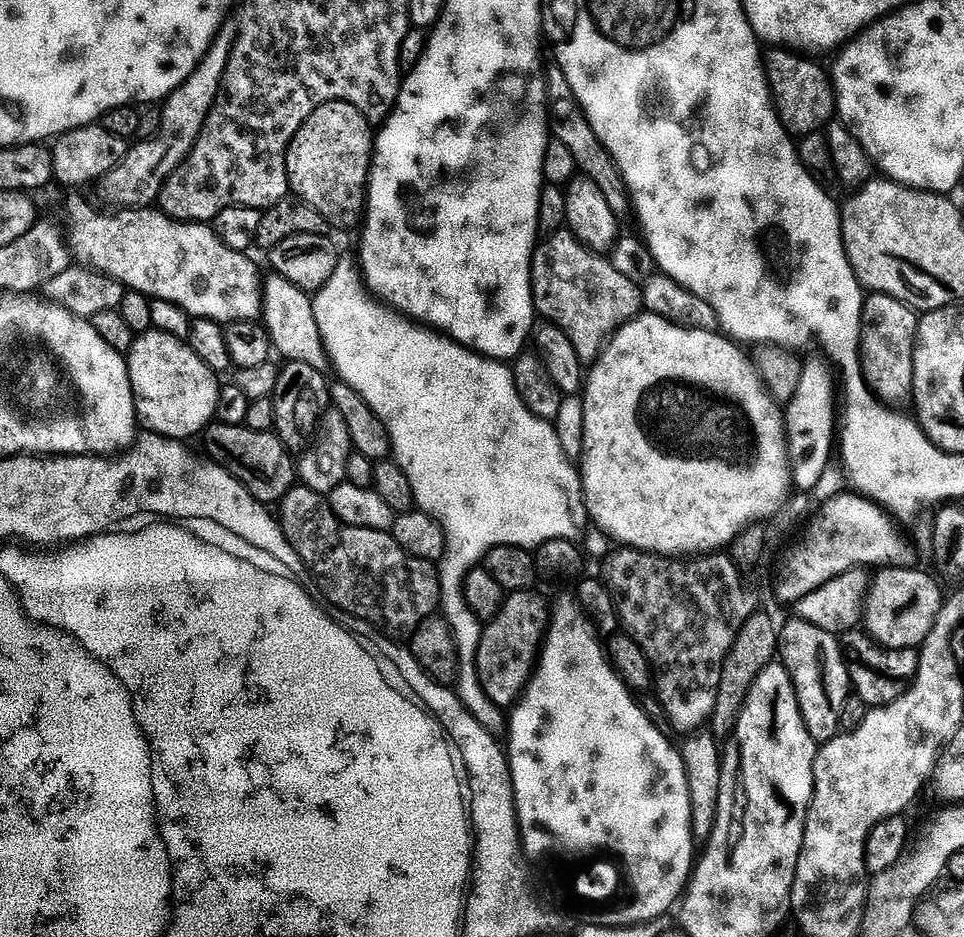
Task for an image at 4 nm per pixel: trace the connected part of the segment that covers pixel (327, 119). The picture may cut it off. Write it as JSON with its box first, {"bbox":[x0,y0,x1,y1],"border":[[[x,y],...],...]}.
{"bbox":[286,102,373,228],"border":[[[326,102],[306,118],[288,147],[286,170],[291,195],[310,205],[329,225],[348,228],[365,215],[373,155],[373,125],[346,102]]]}

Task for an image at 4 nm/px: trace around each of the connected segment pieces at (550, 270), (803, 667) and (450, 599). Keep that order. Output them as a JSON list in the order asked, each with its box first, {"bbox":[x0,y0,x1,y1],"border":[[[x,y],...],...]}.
[{"bbox":[532,230,642,362],"border":[[[561,230],[541,239],[532,253],[532,305],[547,323],[558,326],[578,350],[581,362],[595,362],[616,331],[636,319],[642,312],[641,285],[630,282],[612,265],[607,255],[599,254],[581,244],[571,231]]]},{"bbox":[778,618,850,746],"border":[[[793,618],[778,632],[778,656],[792,679],[800,713],[806,722],[806,730],[823,746],[840,732],[842,706],[850,694],[848,667],[844,651],[835,635],[819,629],[808,621]]]},{"bbox":[438,566,506,733],"border":[[[438,566],[438,575],[440,577],[440,602],[439,611],[444,617],[444,621],[450,626],[452,637],[456,643],[456,652],[460,657],[464,658],[460,661],[460,670],[458,673],[458,695],[464,709],[482,725],[488,733],[503,733],[506,728],[506,716],[501,709],[497,708],[494,702],[490,702],[490,698],[486,694],[486,690],[482,690],[482,682],[478,678],[478,670],[476,669],[475,656],[478,654],[478,646],[480,639],[484,633],[482,621],[474,614],[474,610],[470,610],[470,606],[466,602],[466,594],[464,593],[464,584],[458,584],[458,590],[454,590],[454,566]]]}]

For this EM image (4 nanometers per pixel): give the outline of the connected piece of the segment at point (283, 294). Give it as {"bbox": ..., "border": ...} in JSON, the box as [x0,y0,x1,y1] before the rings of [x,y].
{"bbox":[262,274,330,374],"border":[[[275,274],[269,275],[262,288],[264,306],[262,318],[266,323],[269,336],[272,337],[272,347],[285,357],[285,361],[308,363],[314,370],[323,374],[330,368],[328,351],[324,348],[322,334],[318,330],[318,322],[312,309],[313,297],[298,286],[294,286],[286,278]]]}

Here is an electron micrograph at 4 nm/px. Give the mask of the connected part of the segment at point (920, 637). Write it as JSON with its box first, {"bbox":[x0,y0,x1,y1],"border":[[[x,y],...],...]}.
{"bbox":[864,567,944,649],"border":[[[885,567],[873,579],[865,597],[864,626],[876,643],[888,649],[917,649],[937,621],[944,601],[937,582],[919,568]]]}

